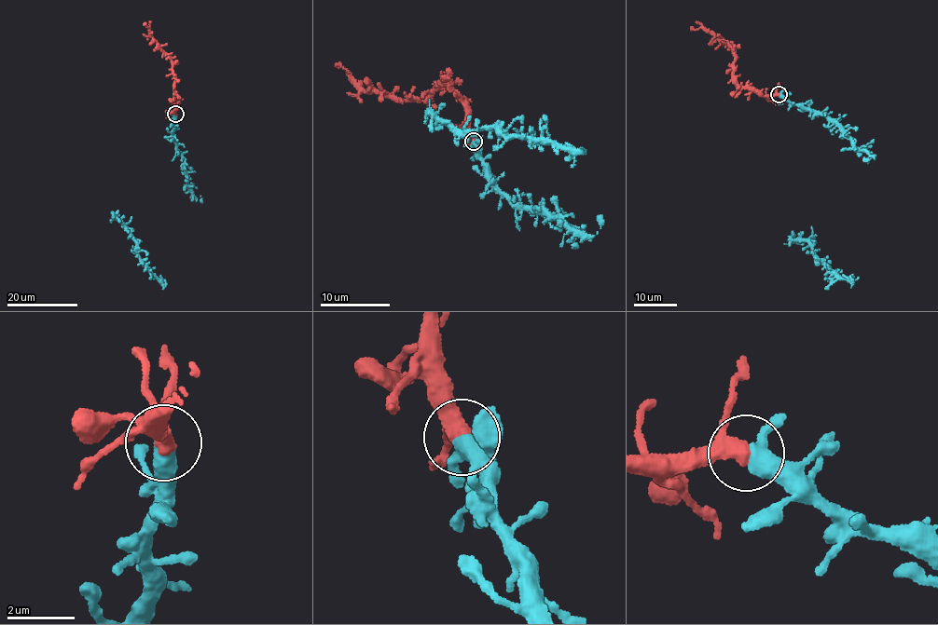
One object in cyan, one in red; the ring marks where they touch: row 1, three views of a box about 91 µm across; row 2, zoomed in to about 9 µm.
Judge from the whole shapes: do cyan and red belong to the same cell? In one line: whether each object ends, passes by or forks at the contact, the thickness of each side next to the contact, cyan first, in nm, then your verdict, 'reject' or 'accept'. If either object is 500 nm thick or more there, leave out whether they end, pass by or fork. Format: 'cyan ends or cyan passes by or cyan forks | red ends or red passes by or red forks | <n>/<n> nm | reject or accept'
cyan passes by | red passes by | 420/400 nm | accept

